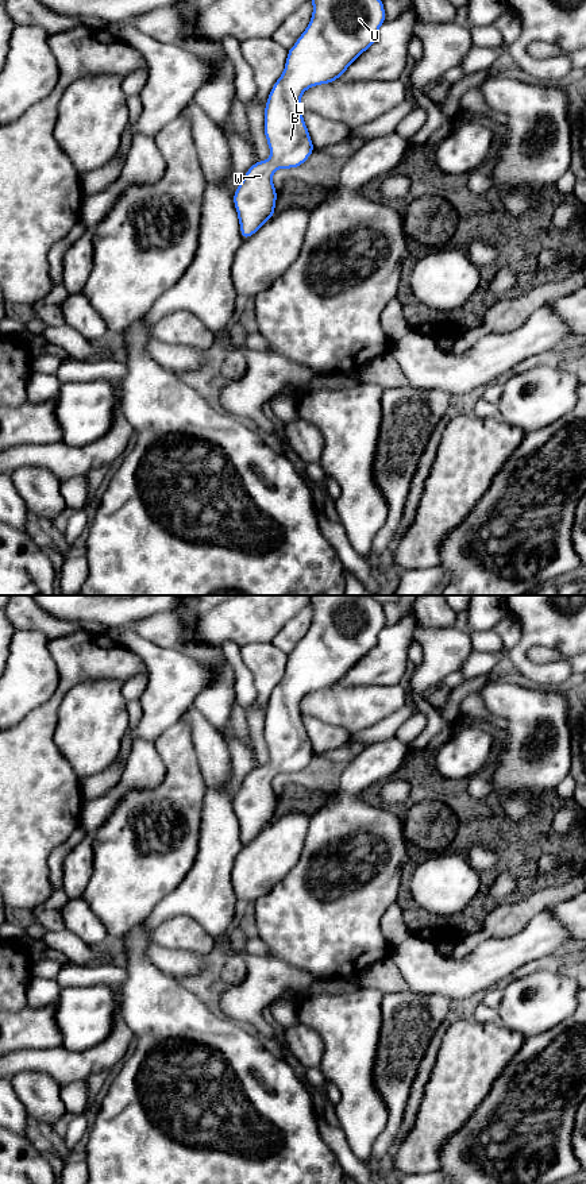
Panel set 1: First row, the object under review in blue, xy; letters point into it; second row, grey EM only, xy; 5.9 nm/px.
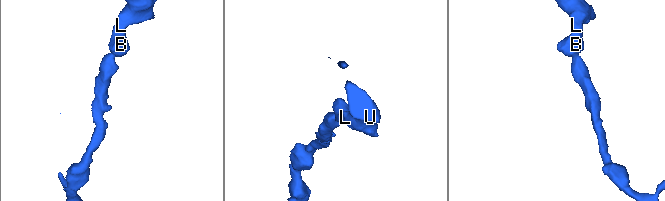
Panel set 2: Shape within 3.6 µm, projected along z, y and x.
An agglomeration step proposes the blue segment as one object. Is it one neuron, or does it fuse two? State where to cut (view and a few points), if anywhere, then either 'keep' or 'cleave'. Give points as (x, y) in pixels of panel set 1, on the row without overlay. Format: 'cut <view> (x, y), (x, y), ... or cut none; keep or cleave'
cut none; keep

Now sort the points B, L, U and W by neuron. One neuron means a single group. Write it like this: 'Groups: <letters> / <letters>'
Groups: B L U W

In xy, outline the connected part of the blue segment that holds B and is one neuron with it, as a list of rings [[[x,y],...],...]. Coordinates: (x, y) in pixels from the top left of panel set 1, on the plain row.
[[[311,595],[311,606],[313,617],[309,629],[288,655],[285,674],[265,710],[263,734],[270,763],[257,765],[234,798],[243,845],[252,841],[274,819],[274,776],[301,771],[315,755],[300,710],[302,698],[312,691],[336,686],[377,645],[378,635],[386,625],[383,606],[366,595]]]

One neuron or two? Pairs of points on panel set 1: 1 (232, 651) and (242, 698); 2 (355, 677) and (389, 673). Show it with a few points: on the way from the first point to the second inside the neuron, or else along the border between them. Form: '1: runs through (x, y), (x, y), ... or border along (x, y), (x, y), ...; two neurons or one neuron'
1: runs through (236, 663), (242, 673), (242, 686); one neuron
2: runs through (363, 674), (381, 671); one neuron

